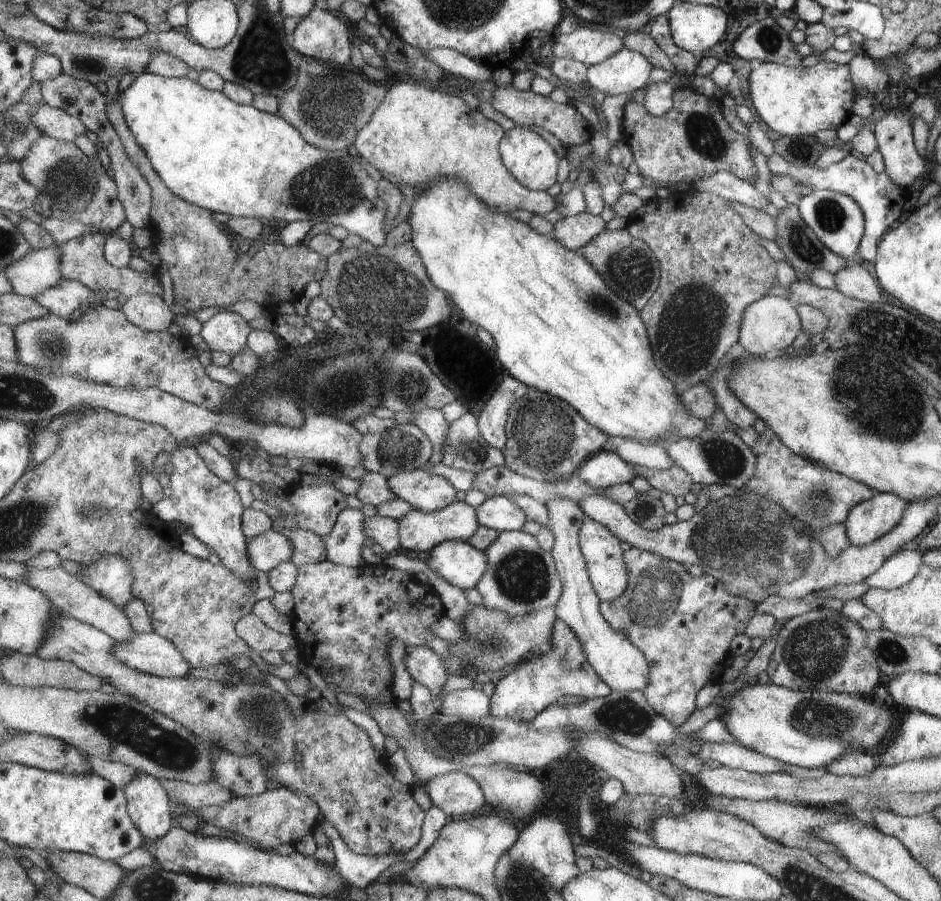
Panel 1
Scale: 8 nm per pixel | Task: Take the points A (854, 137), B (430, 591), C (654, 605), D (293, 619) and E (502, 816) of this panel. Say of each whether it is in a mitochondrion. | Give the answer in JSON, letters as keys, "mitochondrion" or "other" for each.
{"A":"other","B":"other","C":"mitochondrion","D":"other","E":"other"}

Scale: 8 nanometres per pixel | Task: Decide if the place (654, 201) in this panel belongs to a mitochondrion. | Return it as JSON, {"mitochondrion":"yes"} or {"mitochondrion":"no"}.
{"mitochondrion":"no"}

